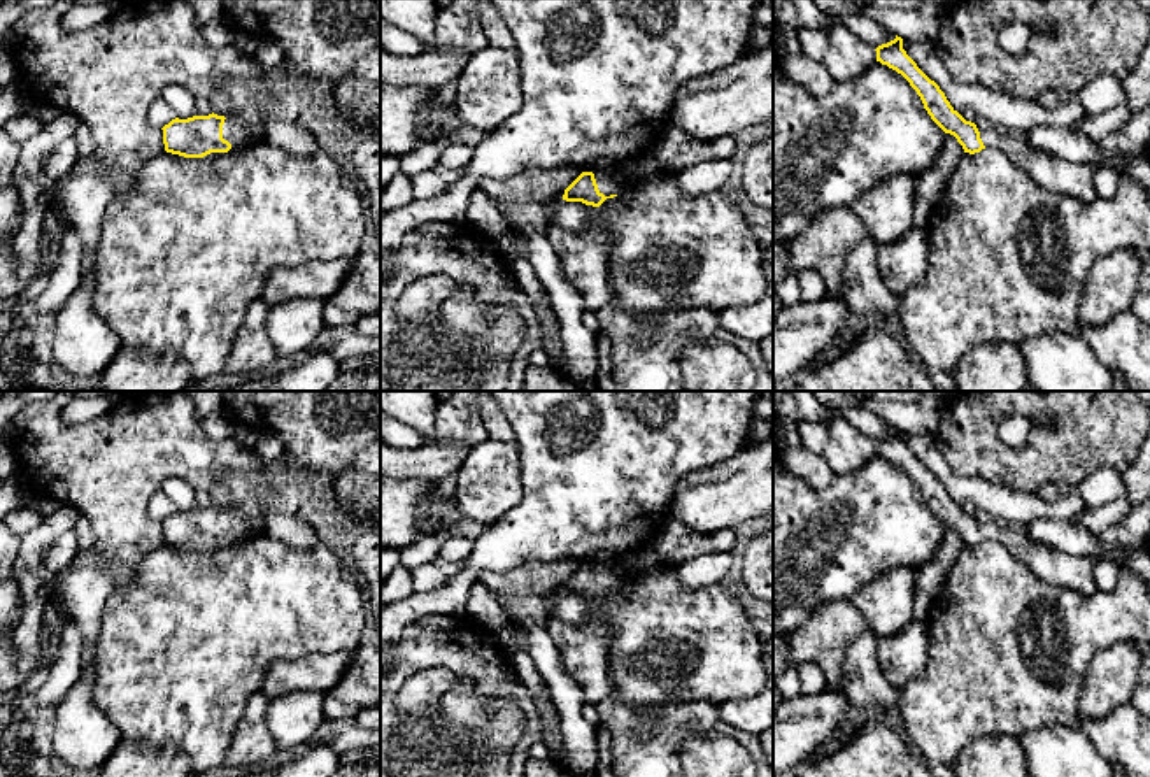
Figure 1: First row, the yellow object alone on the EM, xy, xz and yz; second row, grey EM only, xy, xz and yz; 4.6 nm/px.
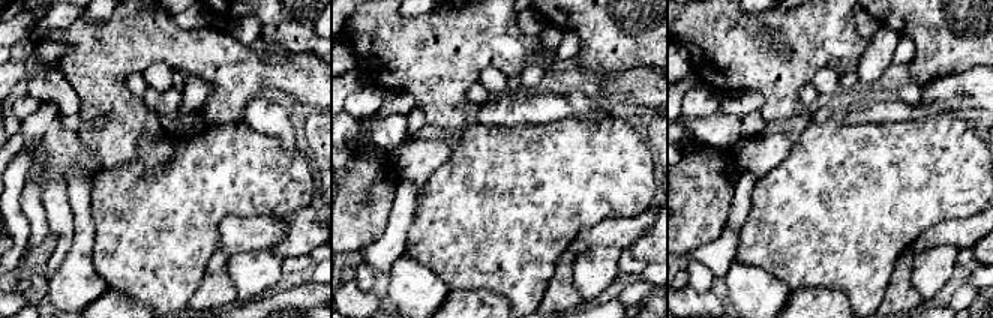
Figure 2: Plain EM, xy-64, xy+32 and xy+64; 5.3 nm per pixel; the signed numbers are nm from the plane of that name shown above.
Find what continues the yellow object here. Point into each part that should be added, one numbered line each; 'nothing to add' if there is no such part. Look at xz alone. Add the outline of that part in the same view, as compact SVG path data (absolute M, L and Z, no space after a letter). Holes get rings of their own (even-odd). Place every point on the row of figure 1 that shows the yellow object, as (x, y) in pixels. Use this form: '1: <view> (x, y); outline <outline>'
1: xz (609, 185); outline M594 174L594 179L605 196L617 195L624 188L624 177L619 174Z

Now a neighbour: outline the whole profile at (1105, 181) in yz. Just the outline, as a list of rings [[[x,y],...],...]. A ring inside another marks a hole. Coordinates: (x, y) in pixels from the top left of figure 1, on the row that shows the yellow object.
[[[1110,168],[1092,170],[1092,184],[1096,195],[1101,198],[1111,198],[1117,191],[1120,177],[1122,177],[1120,174]]]

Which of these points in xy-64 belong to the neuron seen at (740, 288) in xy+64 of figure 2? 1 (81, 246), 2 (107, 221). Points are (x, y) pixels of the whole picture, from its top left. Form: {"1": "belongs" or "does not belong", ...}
{"1": "belongs", "2": "does not belong"}

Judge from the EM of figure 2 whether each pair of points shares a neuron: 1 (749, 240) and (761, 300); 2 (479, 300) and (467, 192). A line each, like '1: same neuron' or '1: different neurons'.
1: different neurons
2: different neurons

